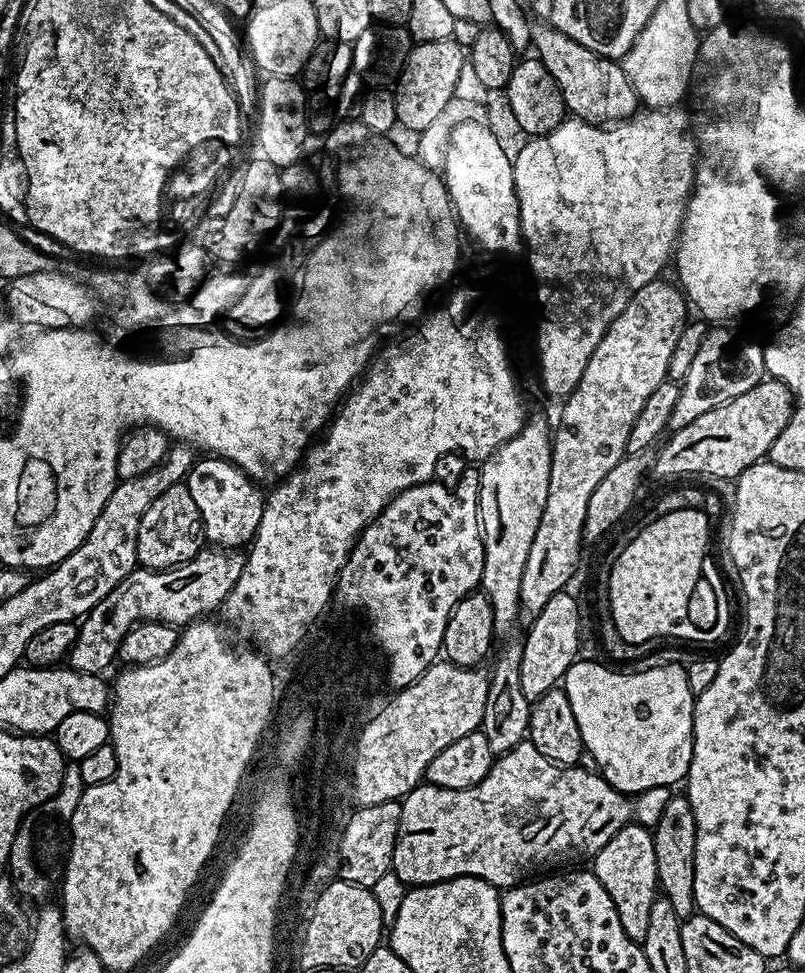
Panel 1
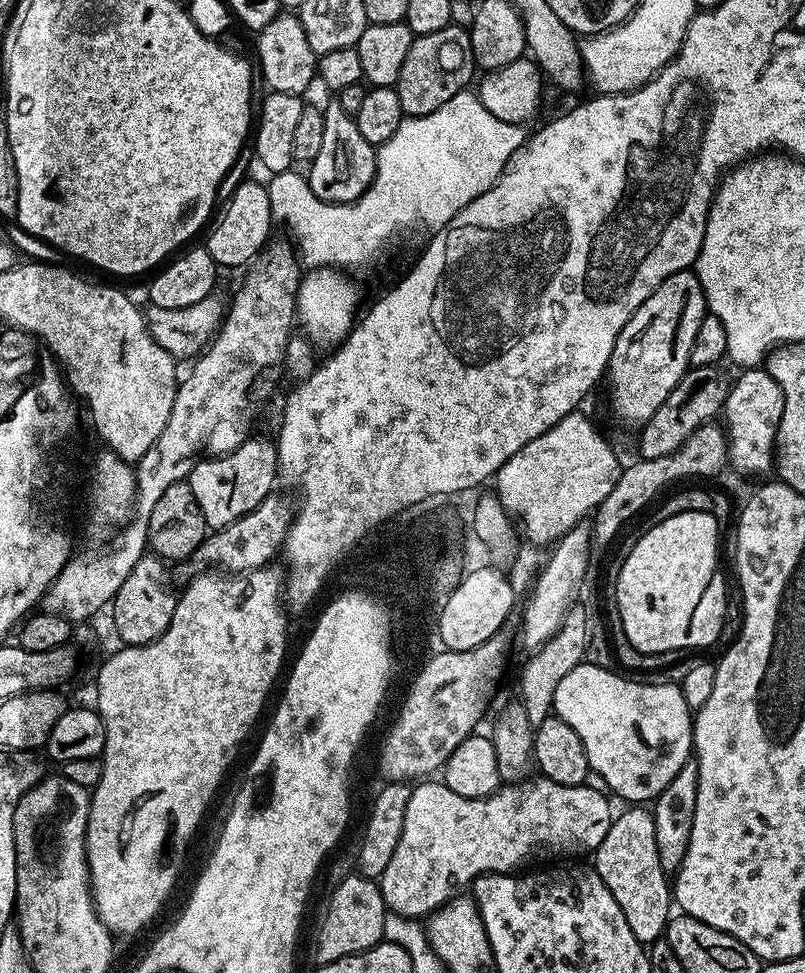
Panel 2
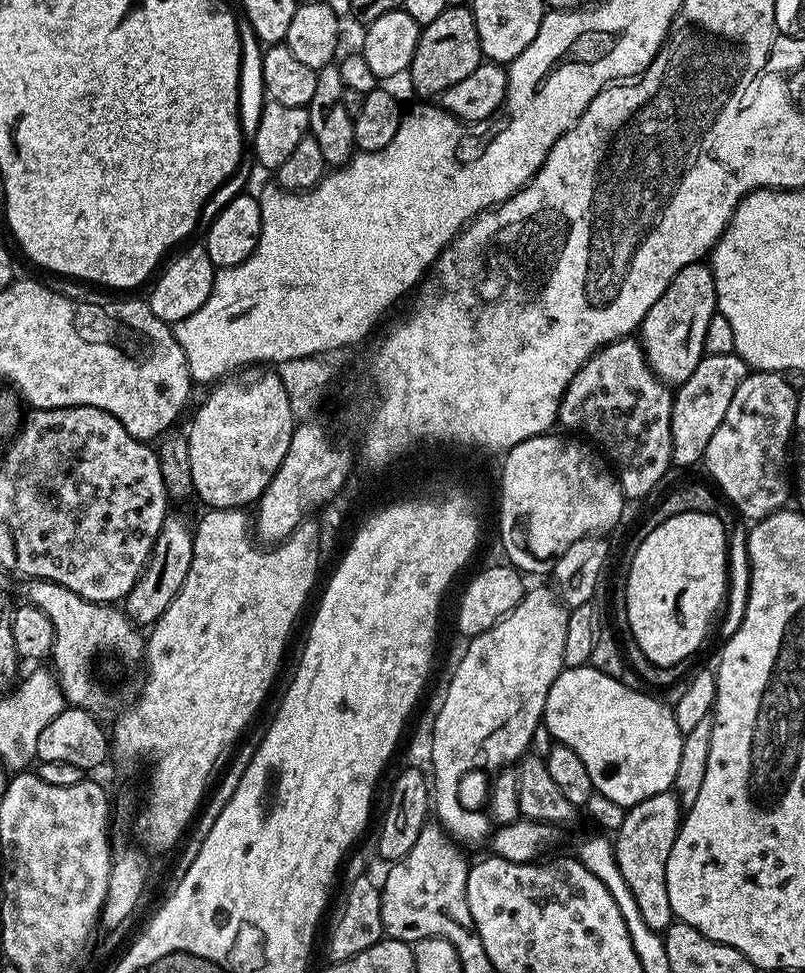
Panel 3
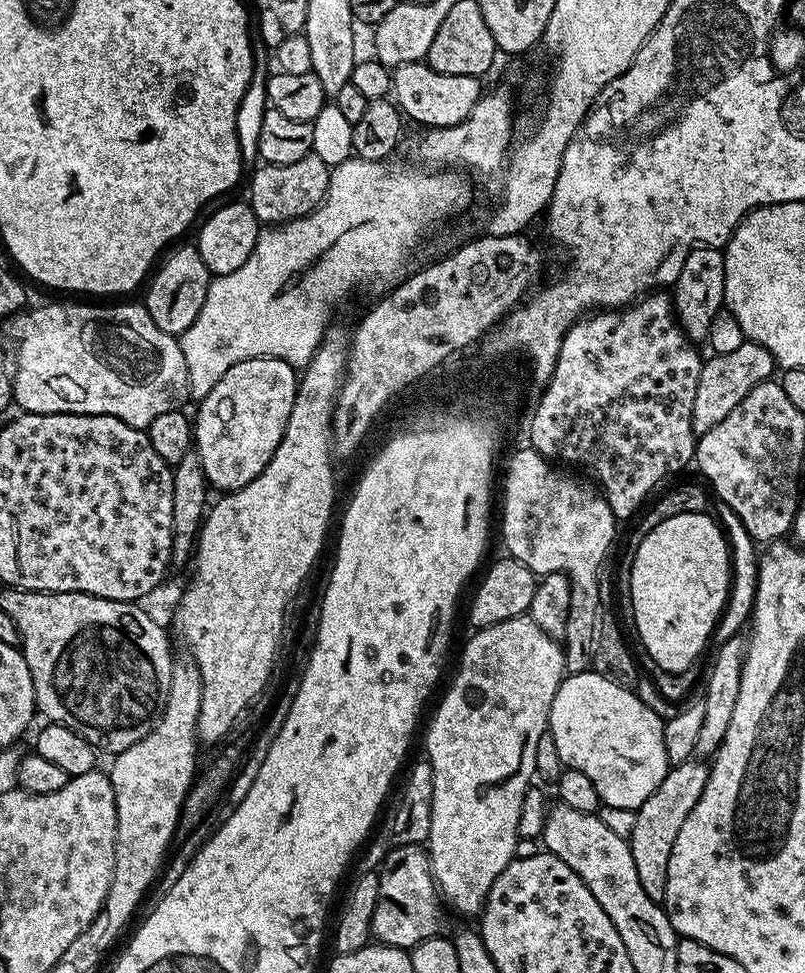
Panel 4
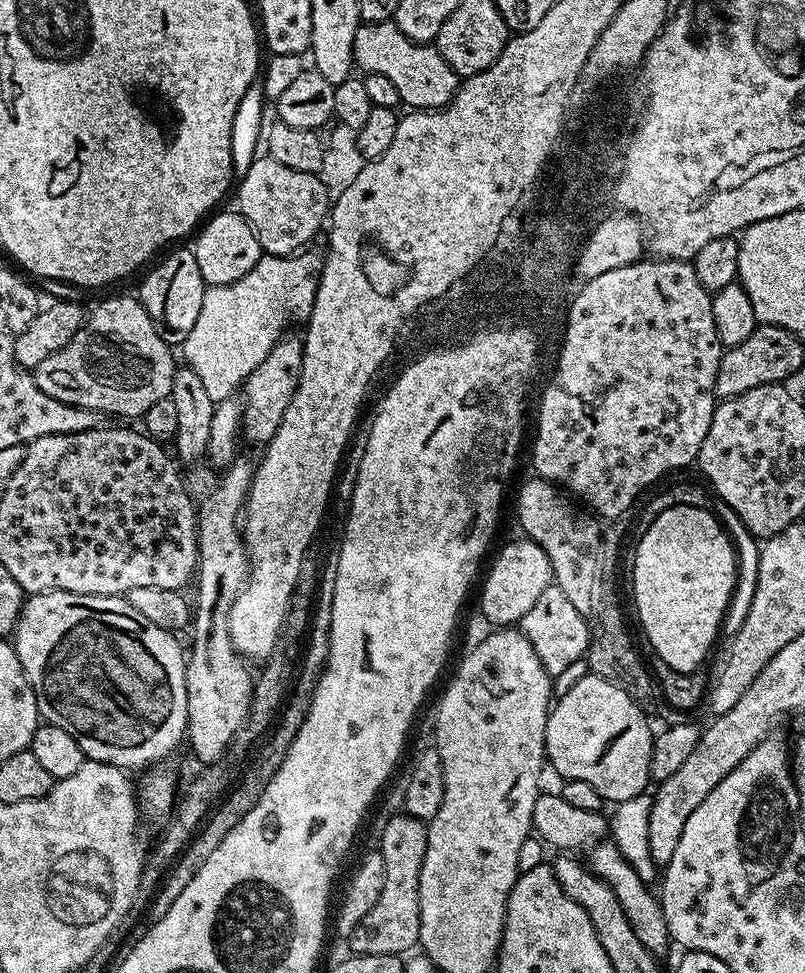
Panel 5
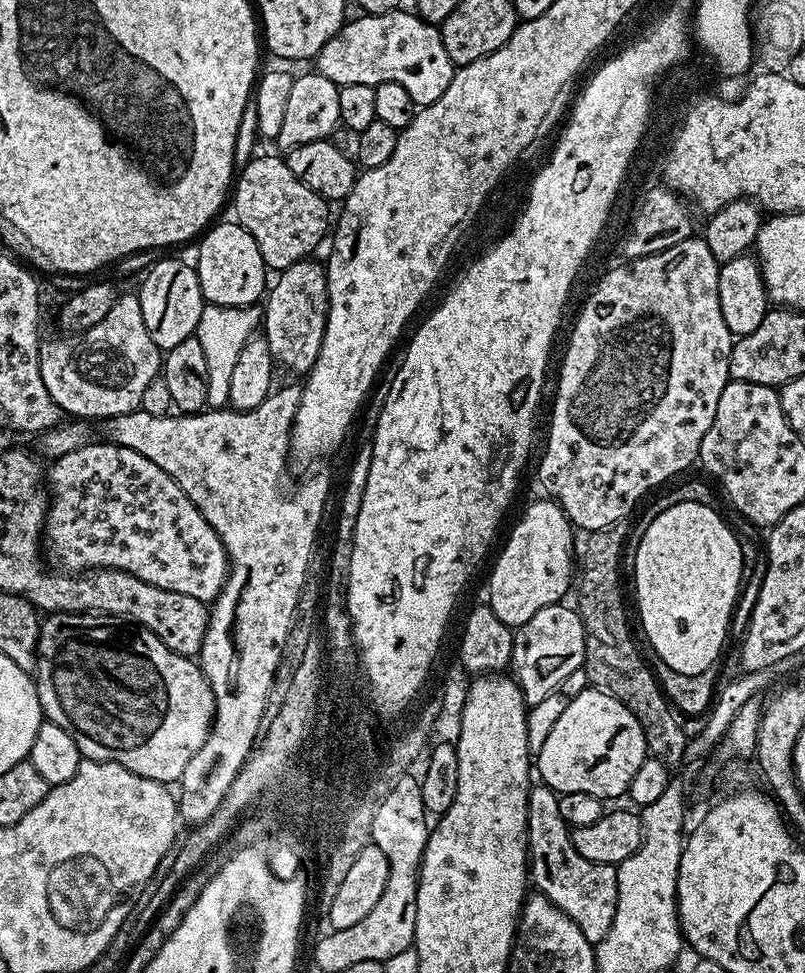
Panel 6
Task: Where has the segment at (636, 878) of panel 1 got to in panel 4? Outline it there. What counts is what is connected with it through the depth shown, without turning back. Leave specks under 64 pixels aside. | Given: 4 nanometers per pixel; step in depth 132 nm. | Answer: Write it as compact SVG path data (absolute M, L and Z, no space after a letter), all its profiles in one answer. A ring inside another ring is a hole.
M700 758L671 765L666 778L662 778L658 790L654 790L654 794L650 794L650 798L646 798L646 802L642 802L642 806L635 809L634 830L632 835L627 837L627 841L630 846L630 854L634 854L634 866L638 870L638 882L642 882L642 890L646 890L646 894L650 894L652 900L660 902L664 899L666 870L670 866L670 850L674 850L674 838L678 838L678 830L682 830L682 822L686 822L686 818L690 818L690 810L694 810L698 798L702 798L702 790L708 781L708 770L709 765Z

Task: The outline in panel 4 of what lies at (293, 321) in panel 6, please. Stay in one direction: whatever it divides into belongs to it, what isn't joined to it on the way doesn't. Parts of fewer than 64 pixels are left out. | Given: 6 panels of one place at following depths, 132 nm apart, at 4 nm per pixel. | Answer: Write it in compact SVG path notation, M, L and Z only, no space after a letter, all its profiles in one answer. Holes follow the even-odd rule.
M259 356L230 366L210 394L199 401L196 416L194 412L194 450L202 458L204 476L213 489L236 492L266 470L286 434L297 383L297 369L286 361Z

